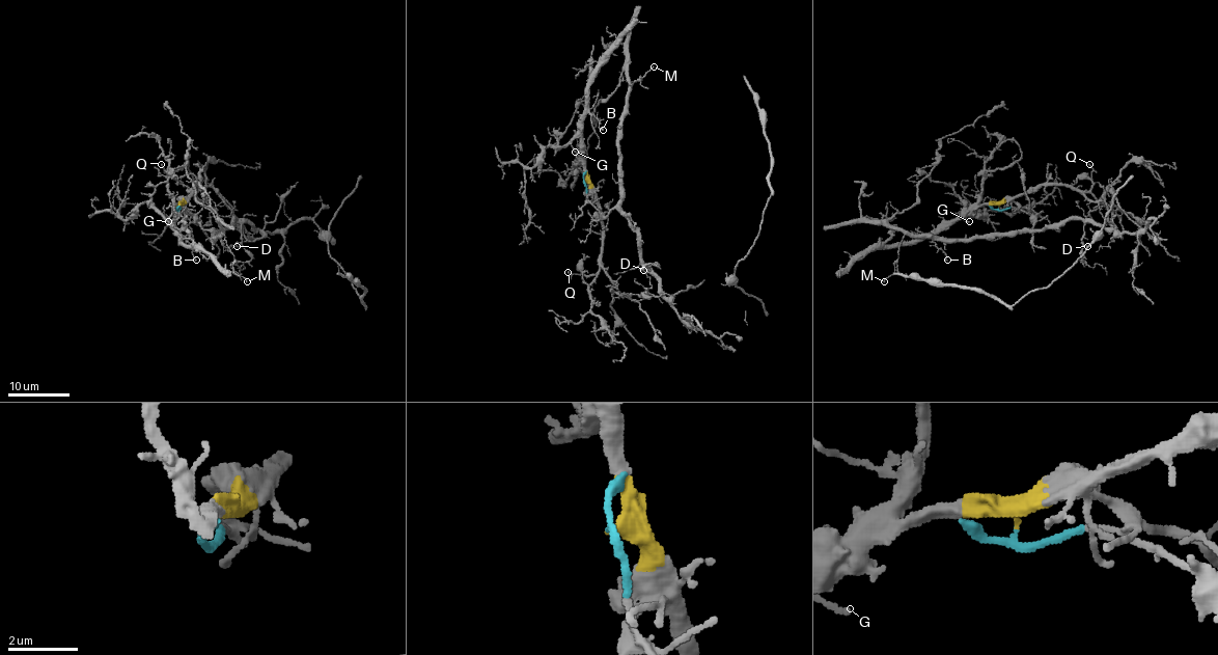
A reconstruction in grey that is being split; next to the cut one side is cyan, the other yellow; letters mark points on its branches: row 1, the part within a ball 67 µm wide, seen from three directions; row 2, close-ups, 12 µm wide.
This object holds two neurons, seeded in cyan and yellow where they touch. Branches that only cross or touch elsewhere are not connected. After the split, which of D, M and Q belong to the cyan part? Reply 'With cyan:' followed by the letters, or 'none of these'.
With cyan: D, M

